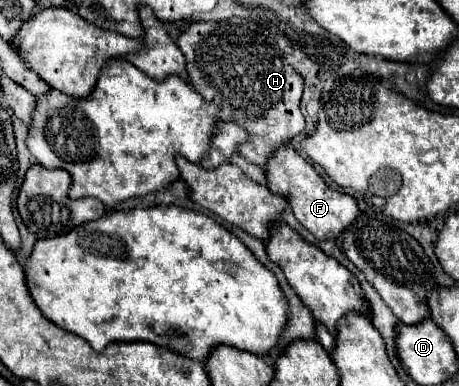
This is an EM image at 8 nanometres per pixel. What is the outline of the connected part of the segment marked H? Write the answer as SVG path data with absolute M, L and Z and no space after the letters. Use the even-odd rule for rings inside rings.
M237 17L227 21L193 21L189 29L181 33L177 45L181 45L181 51L185 53L189 79L195 91L207 103L215 103L221 109L221 121L233 121L245 127L245 131L249 133L249 143L241 145L239 149L239 153L249 163L265 167L277 147L291 143L293 137L297 137L305 129L305 117L301 113L301 95L305 79L285 61L275 39L271 39L269 31L259 23Z

